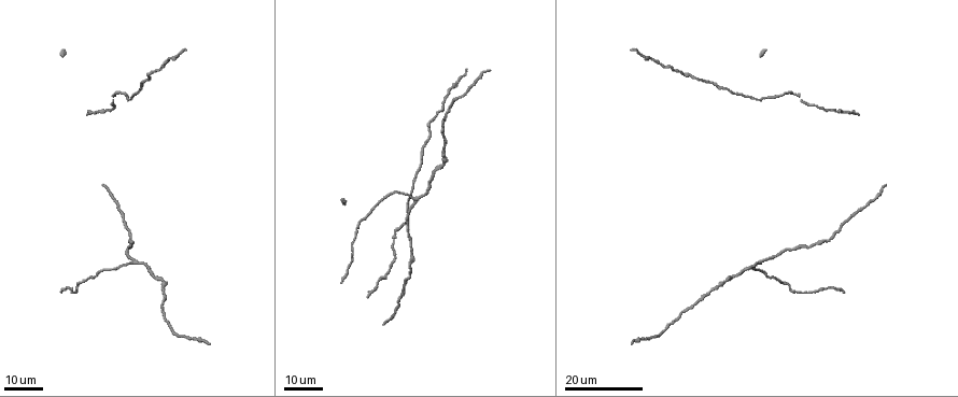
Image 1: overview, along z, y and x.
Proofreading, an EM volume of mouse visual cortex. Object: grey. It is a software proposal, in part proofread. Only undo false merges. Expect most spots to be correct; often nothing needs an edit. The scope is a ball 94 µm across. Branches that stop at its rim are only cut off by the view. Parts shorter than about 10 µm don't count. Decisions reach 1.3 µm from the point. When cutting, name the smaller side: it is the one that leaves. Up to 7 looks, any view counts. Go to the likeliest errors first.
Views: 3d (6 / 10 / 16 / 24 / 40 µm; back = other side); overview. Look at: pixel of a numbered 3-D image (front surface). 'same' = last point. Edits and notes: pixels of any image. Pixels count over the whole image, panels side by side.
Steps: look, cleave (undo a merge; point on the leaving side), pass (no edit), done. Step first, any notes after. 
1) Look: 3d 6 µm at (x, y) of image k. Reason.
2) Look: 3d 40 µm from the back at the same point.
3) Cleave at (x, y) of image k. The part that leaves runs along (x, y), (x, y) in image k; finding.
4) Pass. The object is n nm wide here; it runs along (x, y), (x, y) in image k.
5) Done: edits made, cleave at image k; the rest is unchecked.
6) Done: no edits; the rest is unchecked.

Look: 3d 16 µm at (134, 263) of image 1.

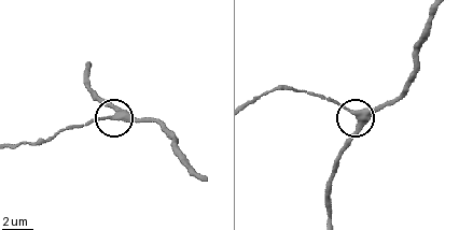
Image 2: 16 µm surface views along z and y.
Look: 3d 6 µm at (358, 112) of image 2.

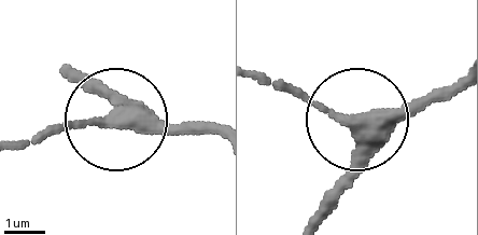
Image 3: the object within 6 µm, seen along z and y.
Look: 3d 6 µm from the back at (353, 120) of image 3.

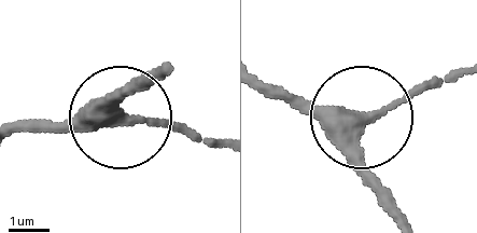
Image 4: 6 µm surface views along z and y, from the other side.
Pass. It runs along (404, 217), (369, 166), (366, 124), (445, 77) in image 4; continuous, no second neuron.

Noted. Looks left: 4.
Look: 3d 24 µm at (724, 279) of image 1. A narrow waist.

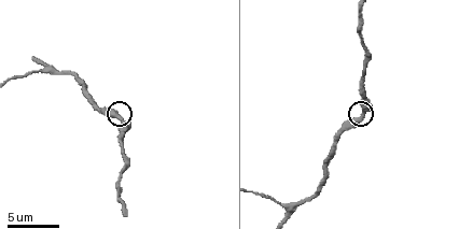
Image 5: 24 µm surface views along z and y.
Look: 3d 6 µm at (361, 113) of image 5. Closer look.

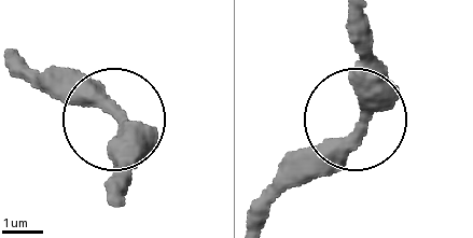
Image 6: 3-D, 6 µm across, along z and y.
Pass. The object is 360 nm wide here; it runs along (259, 219), (355, 126), (358, 37) in image 6; all the same neuron.

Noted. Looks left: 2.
Look: 3d 24 µm at (171, 58) of image 1.

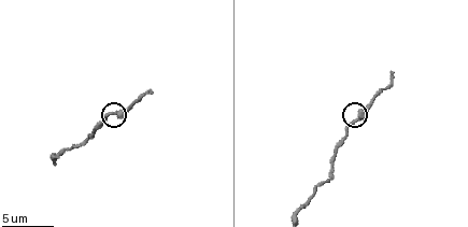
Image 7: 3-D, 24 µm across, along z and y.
Look: 3d 6 µm at (112, 114) of image 7.

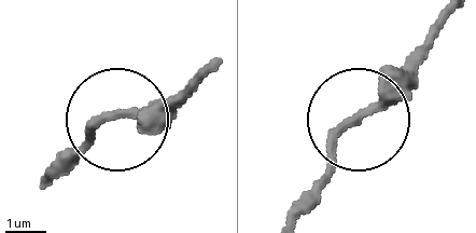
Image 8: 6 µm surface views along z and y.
Pass. It runs along (295, 215), (347, 132), (425, 53) in image 8; continuous, no second neuron.

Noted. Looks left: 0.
Done: no edits; the rest is unchecked.

